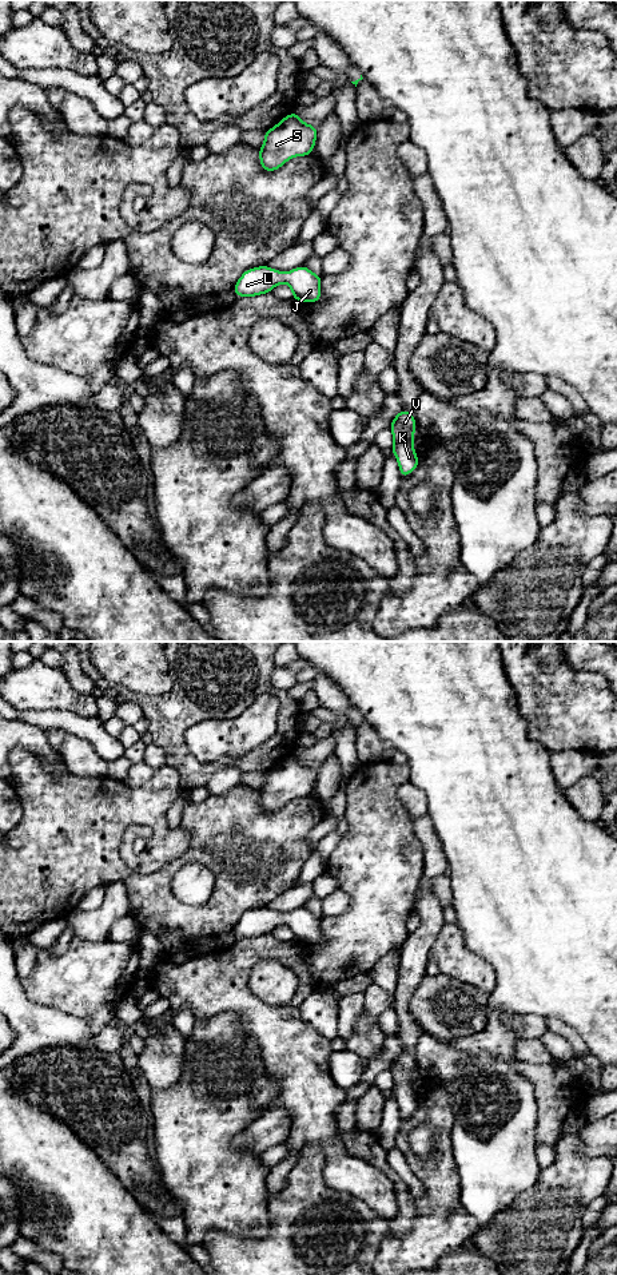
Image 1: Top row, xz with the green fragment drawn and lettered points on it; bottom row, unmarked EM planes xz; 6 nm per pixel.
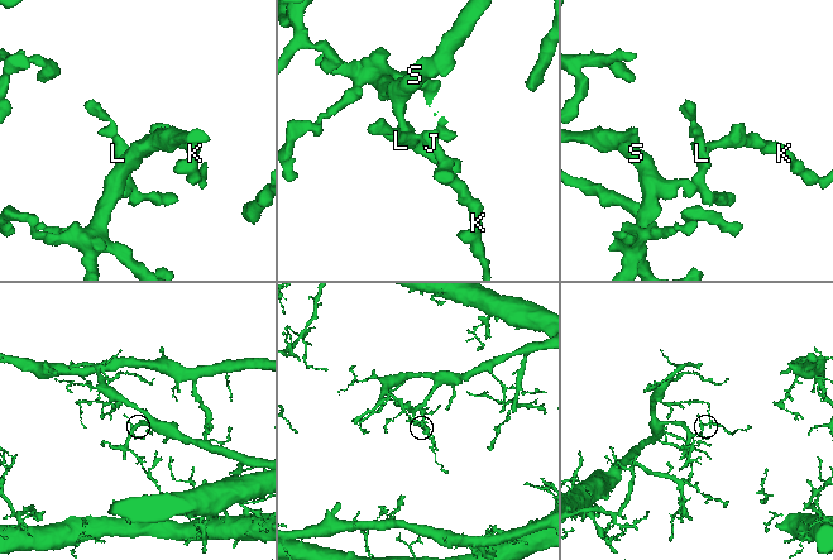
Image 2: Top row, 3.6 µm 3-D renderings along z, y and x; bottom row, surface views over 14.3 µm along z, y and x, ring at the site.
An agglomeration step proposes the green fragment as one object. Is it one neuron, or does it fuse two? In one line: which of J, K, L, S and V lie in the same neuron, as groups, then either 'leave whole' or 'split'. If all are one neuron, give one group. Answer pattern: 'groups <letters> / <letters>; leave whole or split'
groups J K L S V; leave whole

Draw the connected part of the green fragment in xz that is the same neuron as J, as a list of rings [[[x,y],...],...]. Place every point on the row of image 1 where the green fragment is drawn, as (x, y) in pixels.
[[[259,266],[246,270],[235,283],[234,291],[236,297],[255,297],[270,293],[280,283],[287,283],[298,302],[319,302],[321,281],[322,277],[306,266],[295,267],[288,273]]]

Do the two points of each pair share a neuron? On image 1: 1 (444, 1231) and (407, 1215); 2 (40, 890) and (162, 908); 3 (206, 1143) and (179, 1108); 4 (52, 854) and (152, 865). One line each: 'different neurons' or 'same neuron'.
1: different neurons
2: different neurons
3: same neuron
4: same neuron

